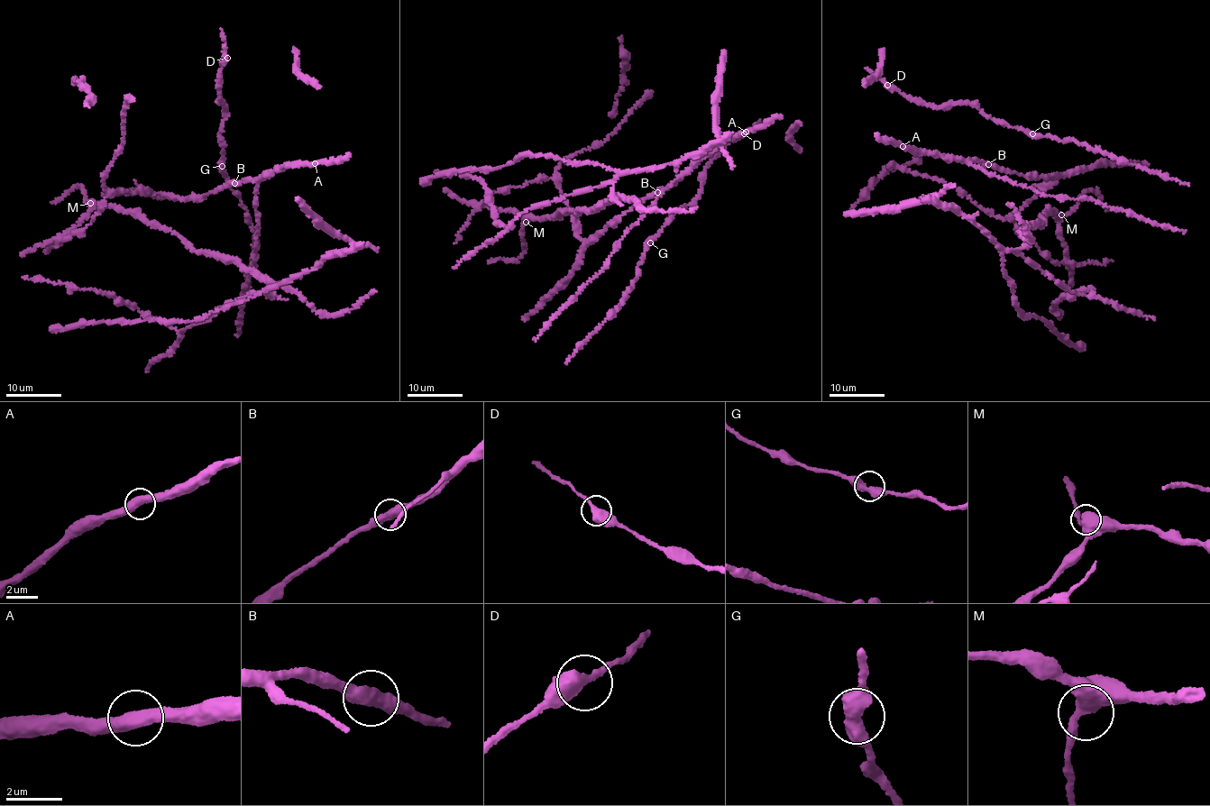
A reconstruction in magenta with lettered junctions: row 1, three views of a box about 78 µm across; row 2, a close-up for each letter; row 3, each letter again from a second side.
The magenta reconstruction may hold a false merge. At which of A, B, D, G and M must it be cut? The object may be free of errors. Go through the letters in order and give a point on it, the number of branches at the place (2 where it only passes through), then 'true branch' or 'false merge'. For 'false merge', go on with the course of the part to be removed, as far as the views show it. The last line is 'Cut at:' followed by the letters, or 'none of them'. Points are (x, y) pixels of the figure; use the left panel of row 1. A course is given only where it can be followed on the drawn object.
A: at (315, 163); 2 branches meet; true branch
B: at (234, 183); 2 branches meet; true branch
D: at (227, 58); 2 branches meet; true branch
G: at (222, 166); 2 branches meet; true branch
M: at (90, 203); 2 branches meet; true branch
Cut at: none of them

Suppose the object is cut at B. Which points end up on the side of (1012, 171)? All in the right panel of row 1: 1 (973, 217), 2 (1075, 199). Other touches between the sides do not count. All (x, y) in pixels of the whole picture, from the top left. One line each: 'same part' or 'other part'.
1: other part
2: other part

